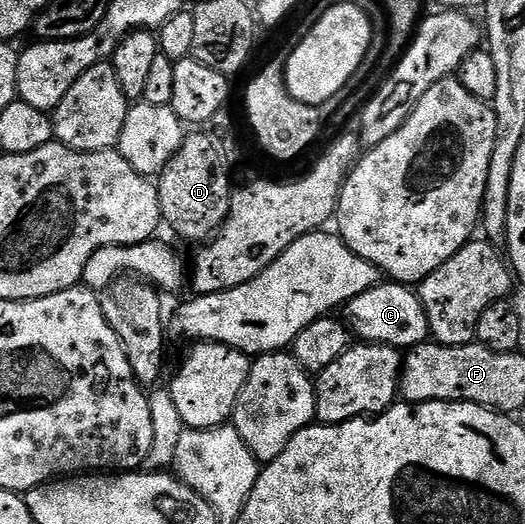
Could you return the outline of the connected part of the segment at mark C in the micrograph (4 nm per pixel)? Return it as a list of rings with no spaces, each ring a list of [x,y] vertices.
[[[380,283],[357,295],[341,310],[342,320],[360,342],[388,345],[400,351],[422,345],[429,337],[429,321],[418,292],[412,286]]]

